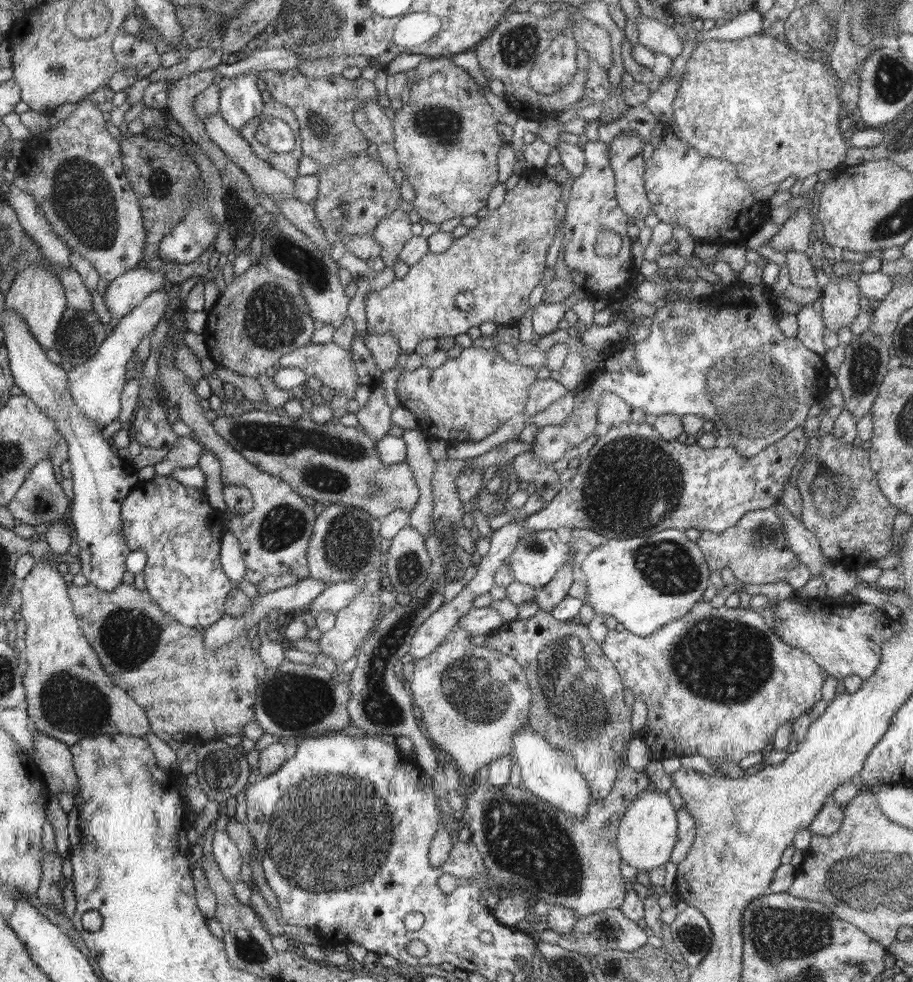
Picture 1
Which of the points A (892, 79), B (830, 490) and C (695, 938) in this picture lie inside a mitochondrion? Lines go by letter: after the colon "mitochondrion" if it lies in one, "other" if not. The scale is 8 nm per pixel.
A: mitochondrion
B: mitochondrion
C: mitochondrion

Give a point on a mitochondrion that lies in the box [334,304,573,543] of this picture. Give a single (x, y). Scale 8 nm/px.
(372, 486)

